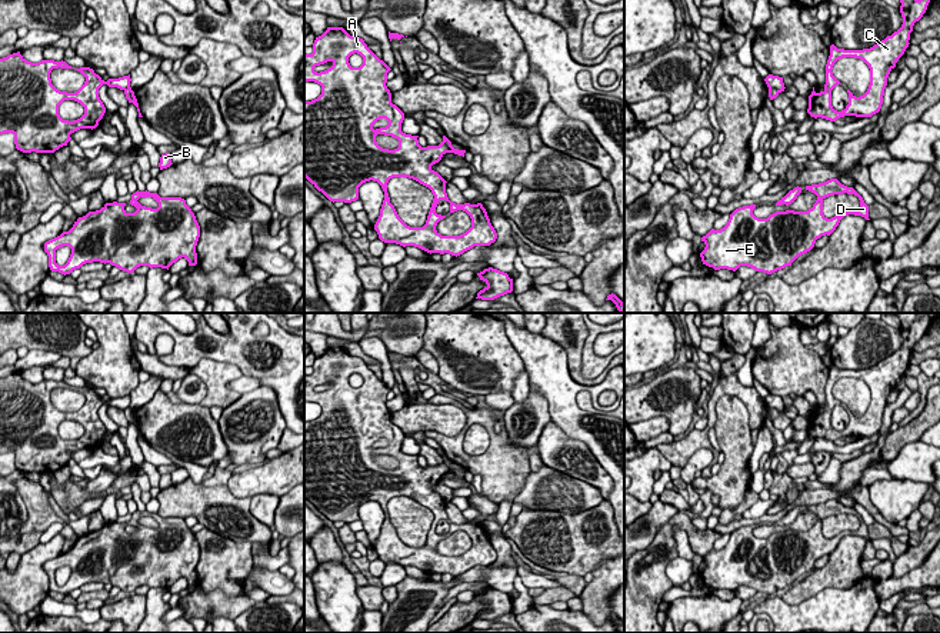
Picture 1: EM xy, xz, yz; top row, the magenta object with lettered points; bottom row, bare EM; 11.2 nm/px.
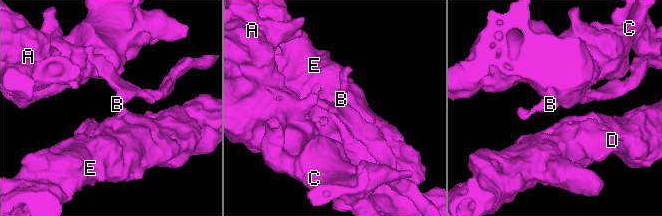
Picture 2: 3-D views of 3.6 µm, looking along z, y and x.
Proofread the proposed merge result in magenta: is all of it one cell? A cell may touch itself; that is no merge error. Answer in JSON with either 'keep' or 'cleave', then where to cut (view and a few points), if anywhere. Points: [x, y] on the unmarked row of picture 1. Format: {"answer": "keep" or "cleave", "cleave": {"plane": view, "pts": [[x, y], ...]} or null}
{"answer": "cleave", "cleave": {"plane": "xz", "pts": [[443, 460], [449, 472]]}}

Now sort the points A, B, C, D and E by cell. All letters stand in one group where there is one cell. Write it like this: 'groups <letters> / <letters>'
groups A C D E / B

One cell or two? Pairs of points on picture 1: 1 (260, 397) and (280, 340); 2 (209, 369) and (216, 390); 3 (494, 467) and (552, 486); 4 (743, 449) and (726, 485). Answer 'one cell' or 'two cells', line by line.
1: two cells
2: one cell
3: two cells
4: one cell

